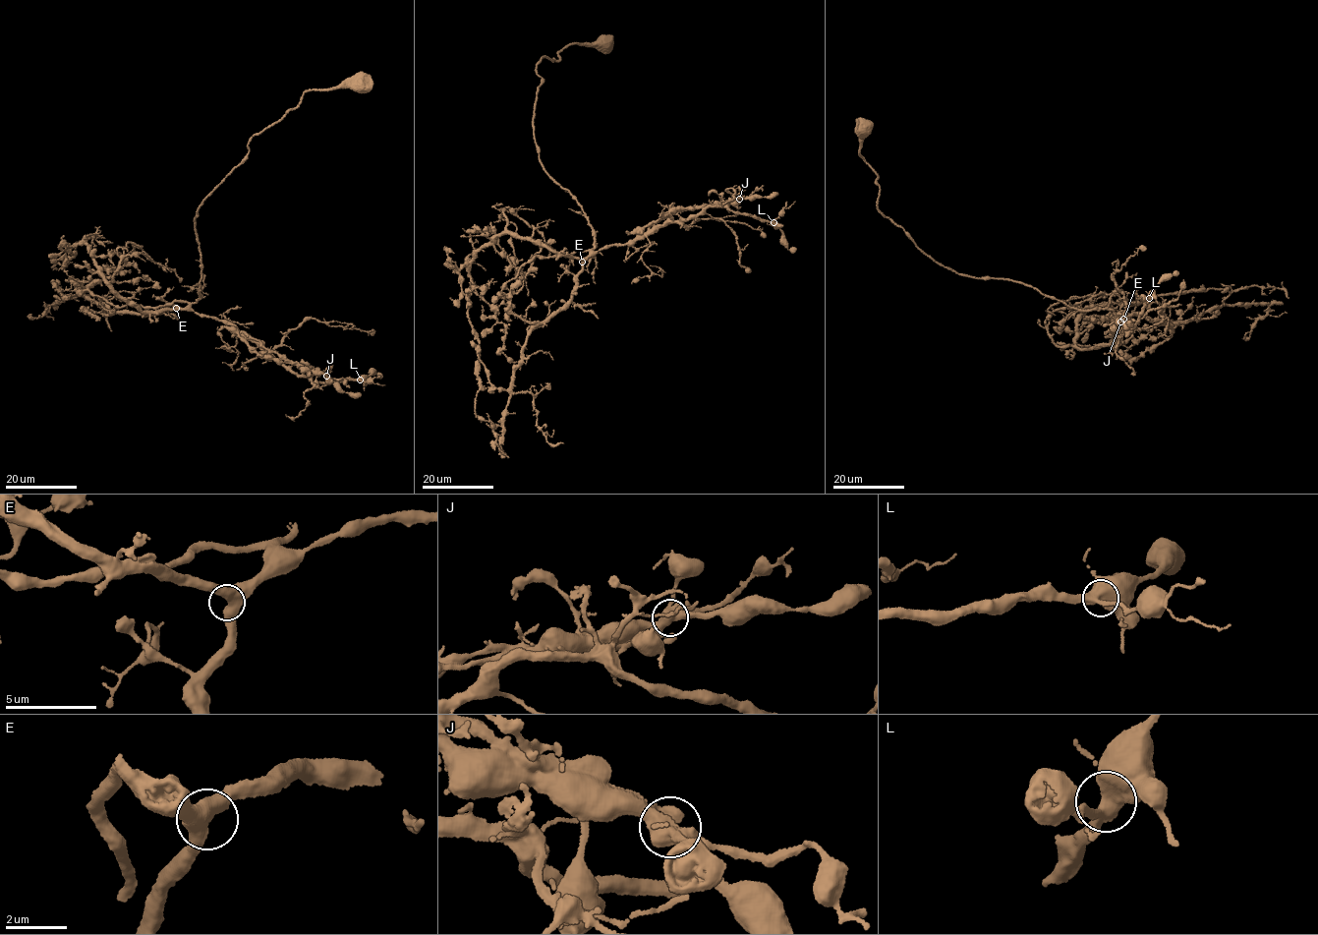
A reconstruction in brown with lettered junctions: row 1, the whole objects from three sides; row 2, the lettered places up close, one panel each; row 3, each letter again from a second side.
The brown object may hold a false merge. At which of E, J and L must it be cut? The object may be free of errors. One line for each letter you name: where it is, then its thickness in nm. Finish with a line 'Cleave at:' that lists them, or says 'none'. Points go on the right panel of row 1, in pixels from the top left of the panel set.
J: (1120, 321) | 500 nm
Cleave at: J

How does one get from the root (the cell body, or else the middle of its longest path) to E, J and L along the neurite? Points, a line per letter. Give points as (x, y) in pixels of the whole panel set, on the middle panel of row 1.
E: (605, 43), (570, 44), (537, 68), (535, 145), (543, 169), (592, 229), (595, 248), (582, 262)
J: (605, 43), (542, 58), (533, 122), (543, 169), (580, 205), (593, 250), (738, 199)
L: (605, 43), (542, 58), (533, 122), (543, 169), (580, 205), (593, 250), (716, 205), (773, 222)

